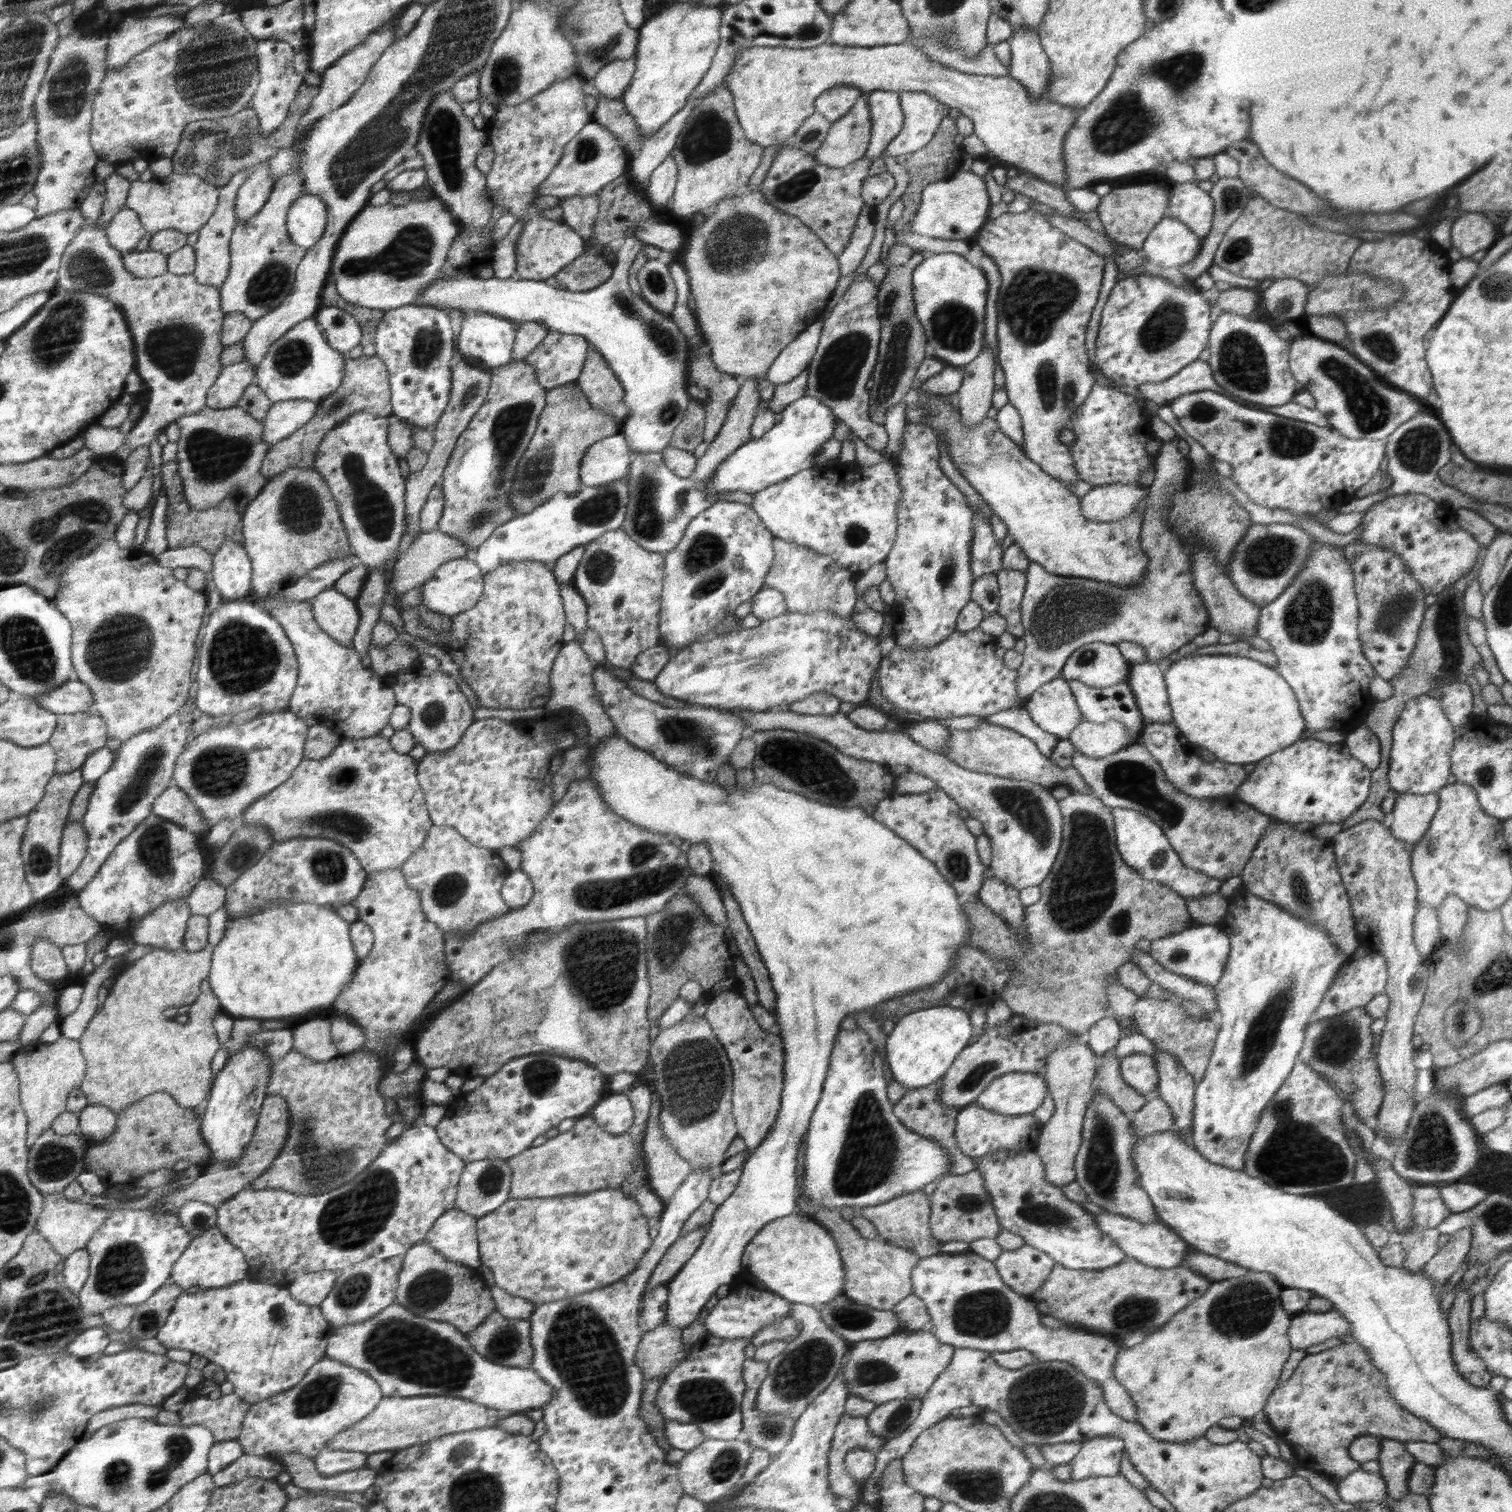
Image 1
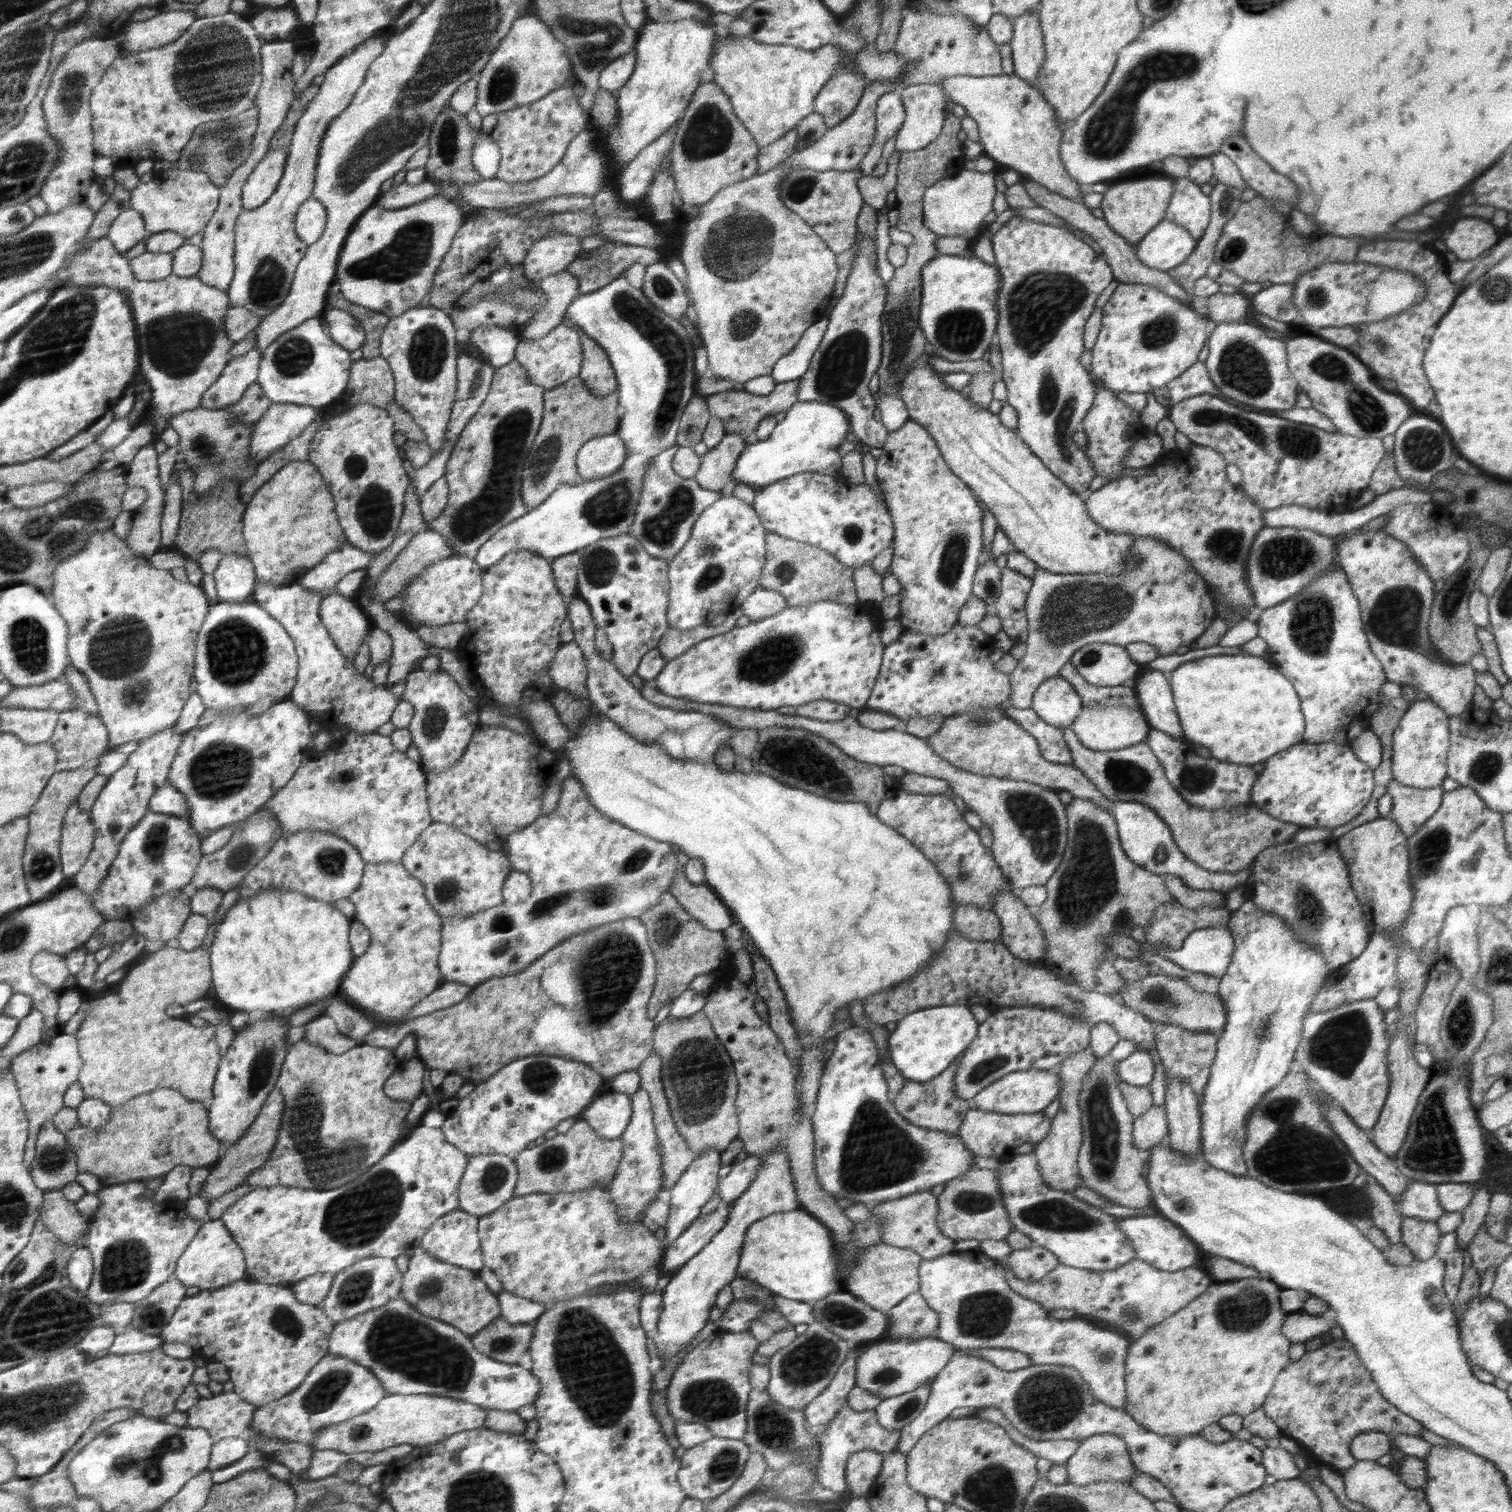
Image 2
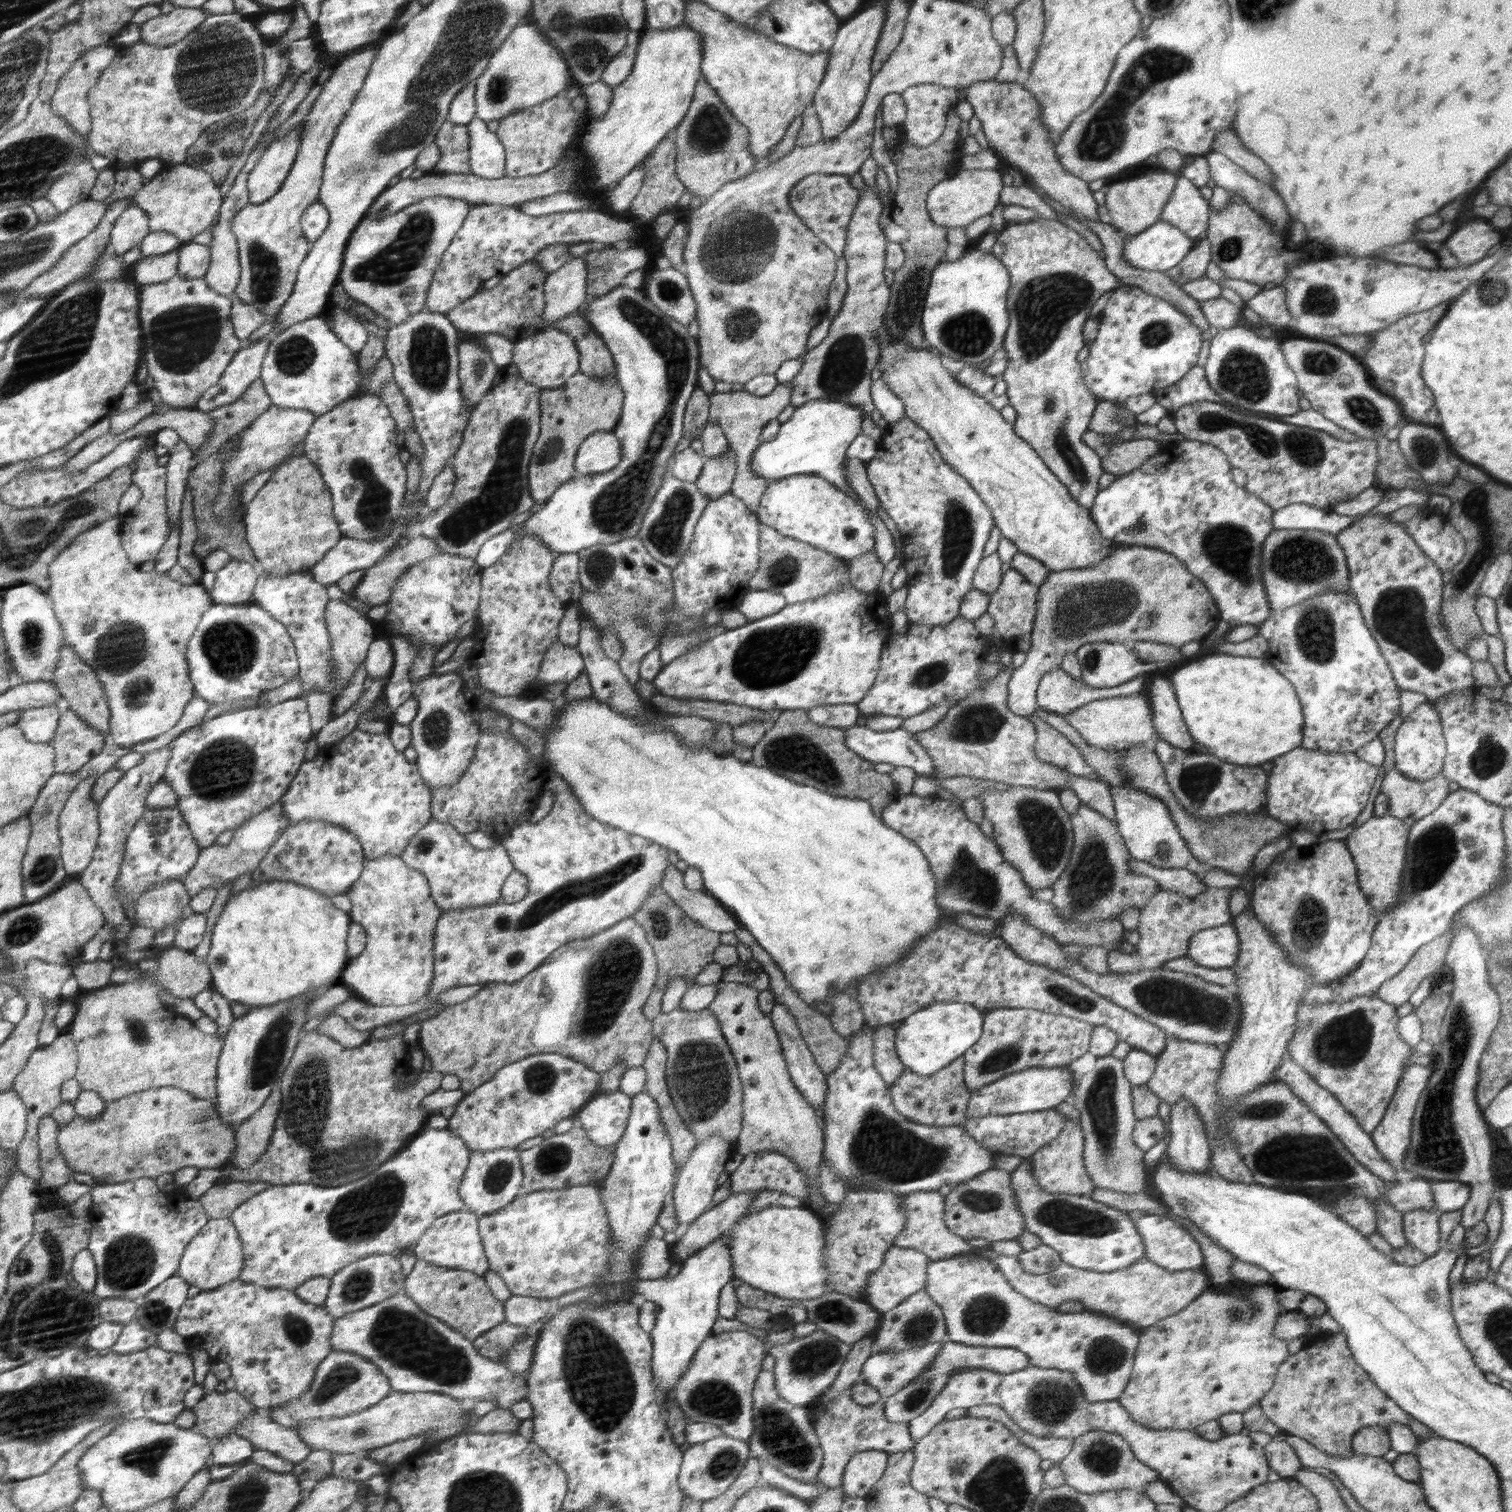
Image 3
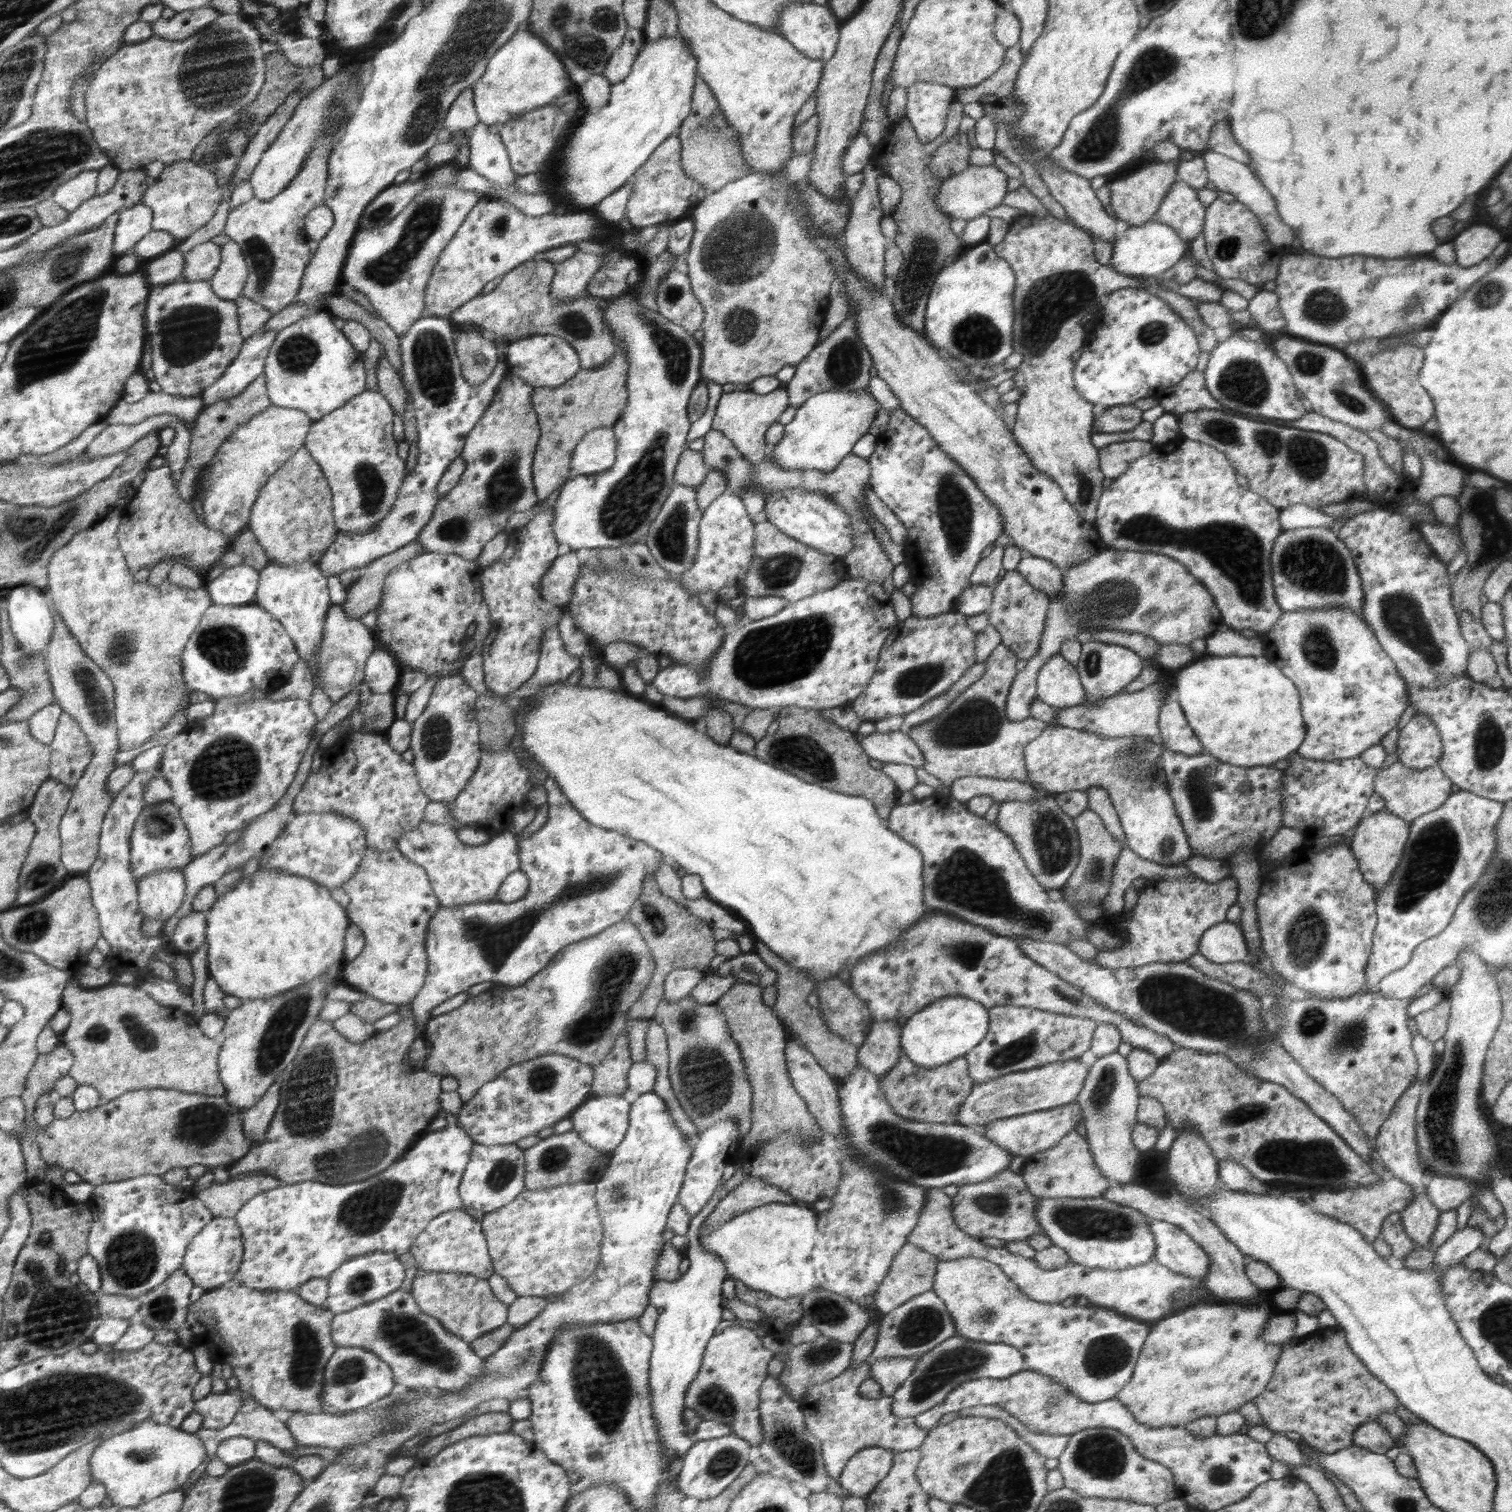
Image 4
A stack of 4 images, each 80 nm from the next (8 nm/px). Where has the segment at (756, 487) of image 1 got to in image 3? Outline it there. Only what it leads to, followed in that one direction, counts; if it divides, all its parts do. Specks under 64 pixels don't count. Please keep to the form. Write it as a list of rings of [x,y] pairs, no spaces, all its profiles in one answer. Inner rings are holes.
[[[814,399],[801,404],[789,421],[779,426],[777,435],[752,453],[749,470],[771,482],[794,475],[816,474],[836,485],[852,499],[859,496],[845,478],[846,449],[861,434],[863,412],[859,406],[841,400]]]

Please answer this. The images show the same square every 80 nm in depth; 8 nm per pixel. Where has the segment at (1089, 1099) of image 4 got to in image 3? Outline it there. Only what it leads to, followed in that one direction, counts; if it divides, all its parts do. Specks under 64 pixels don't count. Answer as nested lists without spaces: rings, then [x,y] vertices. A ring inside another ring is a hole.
[[[1110,1054],[1096,1059],[1094,1067],[1081,1077],[1077,1091],[1071,1097],[1071,1102],[1080,1112],[1080,1125],[1085,1138],[1084,1168],[1097,1188],[1126,1194],[1146,1189],[1145,1152],[1133,1141],[1133,1130],[1137,1123],[1131,1097],[1134,1088],[1124,1076],[1123,1059]]]

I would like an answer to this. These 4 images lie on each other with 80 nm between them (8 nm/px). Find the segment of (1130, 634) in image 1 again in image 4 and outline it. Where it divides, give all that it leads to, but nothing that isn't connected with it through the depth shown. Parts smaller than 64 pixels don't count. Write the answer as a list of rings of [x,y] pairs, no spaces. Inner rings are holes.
[[[1106,548],[1084,563],[1064,568],[1061,591],[1048,597],[1041,645],[1037,654],[1026,662],[1024,669],[1016,673],[1007,696],[1005,713],[1011,721],[1020,722],[1031,717],[1030,707],[1037,698],[1038,673],[1046,662],[1059,654],[1065,640],[1077,640],[1080,644],[1086,644],[1094,640],[1091,630],[1109,628],[1120,632],[1139,632],[1162,643],[1189,645],[1196,638],[1207,638],[1224,624],[1220,609],[1208,589],[1181,562],[1153,552]]]

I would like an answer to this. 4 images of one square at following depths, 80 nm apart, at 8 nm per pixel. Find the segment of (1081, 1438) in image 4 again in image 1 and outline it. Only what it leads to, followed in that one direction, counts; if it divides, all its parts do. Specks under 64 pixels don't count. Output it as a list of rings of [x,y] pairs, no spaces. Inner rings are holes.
[[[1115,1435],[1093,1437],[1081,1443],[1081,1449],[1071,1460],[1071,1480],[1091,1476],[1114,1476],[1120,1472],[1123,1440]]]

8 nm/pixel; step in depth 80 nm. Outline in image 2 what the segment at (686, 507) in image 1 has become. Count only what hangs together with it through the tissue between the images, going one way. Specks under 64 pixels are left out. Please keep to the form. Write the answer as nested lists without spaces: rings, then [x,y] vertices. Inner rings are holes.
[[[675,444],[651,460],[643,476],[635,517],[628,530],[628,534],[634,536],[648,554],[663,558],[666,562],[671,561],[686,544],[692,534],[694,522],[704,509],[733,492],[732,485],[726,486],[722,491],[713,491],[702,488],[693,478],[678,476],[671,467],[671,460],[679,448]]]

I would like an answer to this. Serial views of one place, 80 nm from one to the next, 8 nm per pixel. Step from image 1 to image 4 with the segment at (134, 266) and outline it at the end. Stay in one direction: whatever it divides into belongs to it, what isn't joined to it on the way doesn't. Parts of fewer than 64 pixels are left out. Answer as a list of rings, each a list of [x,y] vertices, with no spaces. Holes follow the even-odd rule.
[[[176,248],[153,259],[142,261],[140,266],[146,269],[146,277],[149,278],[150,284],[164,286],[181,278],[185,264],[185,254]]]

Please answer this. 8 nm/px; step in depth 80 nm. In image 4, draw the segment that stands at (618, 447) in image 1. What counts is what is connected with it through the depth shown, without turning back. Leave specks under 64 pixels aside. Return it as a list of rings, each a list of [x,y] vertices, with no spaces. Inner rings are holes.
[[[610,426],[595,428],[581,439],[570,460],[569,478],[608,471],[615,463],[617,440]]]

